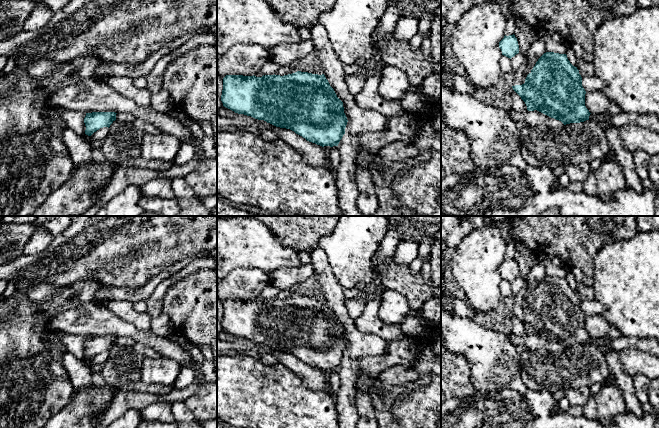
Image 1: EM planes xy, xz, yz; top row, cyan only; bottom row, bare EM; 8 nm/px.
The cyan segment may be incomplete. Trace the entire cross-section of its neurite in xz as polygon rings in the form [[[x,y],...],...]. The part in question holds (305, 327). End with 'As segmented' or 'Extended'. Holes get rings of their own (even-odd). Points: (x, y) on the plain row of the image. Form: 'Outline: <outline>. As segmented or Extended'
Outline: [[[297,295],[284,300],[226,299],[223,302],[221,325],[224,331],[235,337],[290,353],[322,371],[338,370],[348,346],[343,326],[337,321],[324,298]]]. As segmented

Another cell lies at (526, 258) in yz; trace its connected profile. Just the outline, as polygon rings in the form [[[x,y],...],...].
[[[514,240],[516,250],[514,254],[514,259],[517,262],[519,269],[519,277],[525,279],[529,274],[532,267],[538,263],[538,254],[531,250],[530,248],[523,245],[520,241]]]

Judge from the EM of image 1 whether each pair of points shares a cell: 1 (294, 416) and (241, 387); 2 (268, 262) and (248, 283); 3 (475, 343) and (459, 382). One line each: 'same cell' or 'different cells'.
1: same cell
2: different cells
3: different cells

